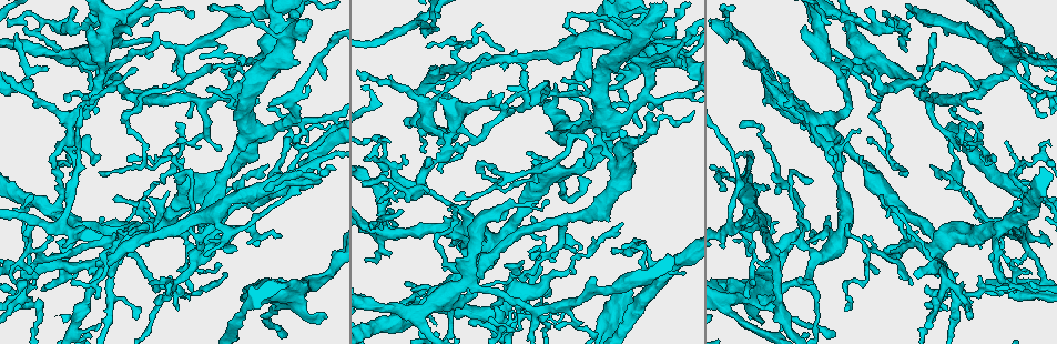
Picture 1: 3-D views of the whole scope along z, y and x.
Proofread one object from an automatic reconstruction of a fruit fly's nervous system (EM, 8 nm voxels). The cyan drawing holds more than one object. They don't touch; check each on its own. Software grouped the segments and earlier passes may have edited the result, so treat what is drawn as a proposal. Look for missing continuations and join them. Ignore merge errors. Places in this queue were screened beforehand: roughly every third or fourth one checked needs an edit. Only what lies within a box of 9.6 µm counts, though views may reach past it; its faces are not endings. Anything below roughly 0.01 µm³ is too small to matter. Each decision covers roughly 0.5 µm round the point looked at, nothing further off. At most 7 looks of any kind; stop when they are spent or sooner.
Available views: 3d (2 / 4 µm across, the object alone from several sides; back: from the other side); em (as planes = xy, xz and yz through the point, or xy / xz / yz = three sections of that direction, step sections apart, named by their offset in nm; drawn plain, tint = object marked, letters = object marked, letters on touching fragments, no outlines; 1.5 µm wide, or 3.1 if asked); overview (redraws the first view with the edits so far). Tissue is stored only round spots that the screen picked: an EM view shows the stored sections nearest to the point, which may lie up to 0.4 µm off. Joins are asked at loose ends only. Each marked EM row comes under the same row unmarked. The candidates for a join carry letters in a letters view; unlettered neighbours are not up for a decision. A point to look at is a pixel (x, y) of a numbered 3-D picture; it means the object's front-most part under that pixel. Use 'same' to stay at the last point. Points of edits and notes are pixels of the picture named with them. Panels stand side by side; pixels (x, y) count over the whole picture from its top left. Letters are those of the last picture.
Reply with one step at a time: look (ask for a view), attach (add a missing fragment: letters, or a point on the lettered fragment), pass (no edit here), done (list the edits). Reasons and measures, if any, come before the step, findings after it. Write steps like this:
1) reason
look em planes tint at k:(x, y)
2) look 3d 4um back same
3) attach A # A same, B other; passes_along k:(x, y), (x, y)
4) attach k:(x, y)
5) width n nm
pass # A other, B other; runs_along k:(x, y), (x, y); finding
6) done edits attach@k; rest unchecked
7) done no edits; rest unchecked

an open end
look 3d 4um at 1:(92, 164)

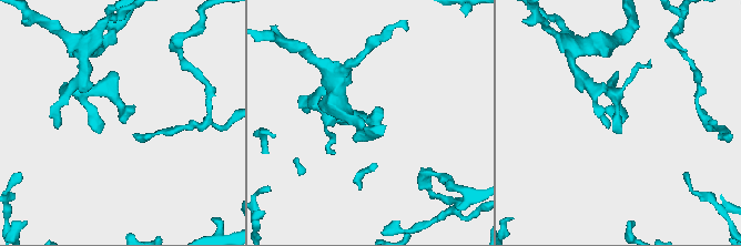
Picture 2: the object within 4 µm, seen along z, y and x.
look em planes tint at 2:(625, 120)

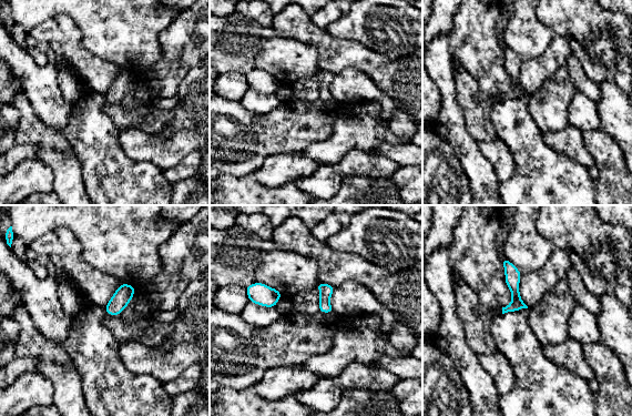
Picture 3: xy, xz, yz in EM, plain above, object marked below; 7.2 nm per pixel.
see the neighbours
look em planes letters same

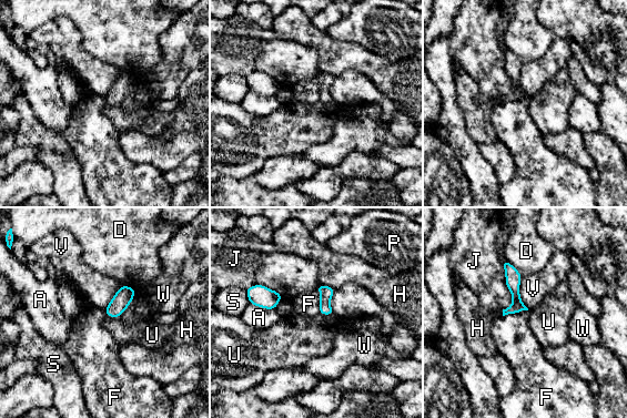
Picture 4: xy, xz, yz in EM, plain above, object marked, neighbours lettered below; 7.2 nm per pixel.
pass # A other, D other, F other, H other, J other, P other, S other, U other, V other, W other; runs_along 4:(506, 265), (515, 304), (505, 312); none of them fits

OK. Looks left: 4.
tapers out
look em xz step 4 tint at 1:(491, 57)

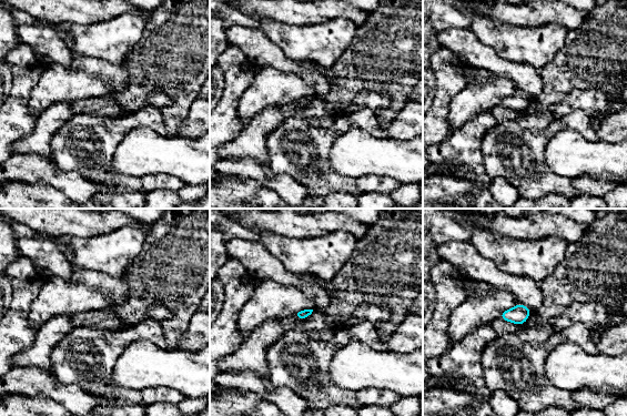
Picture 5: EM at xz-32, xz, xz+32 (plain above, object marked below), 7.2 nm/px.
another direction
look em planes letters same

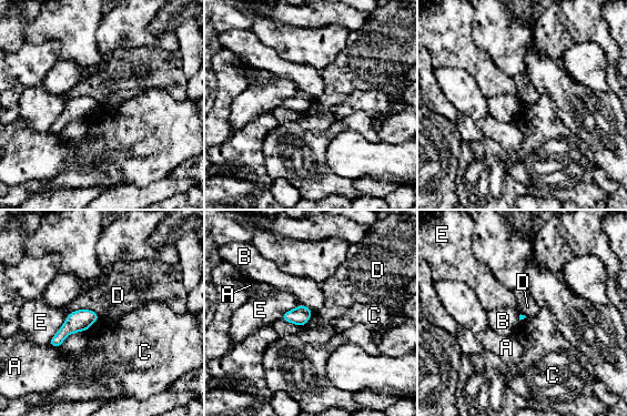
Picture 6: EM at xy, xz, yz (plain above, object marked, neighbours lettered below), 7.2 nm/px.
pass # A other, B other, C other, D other, E other; border 6:(100, 316), (59, 345); none of them fits

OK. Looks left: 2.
thin end
look em planes letters at 1:(530, 255)

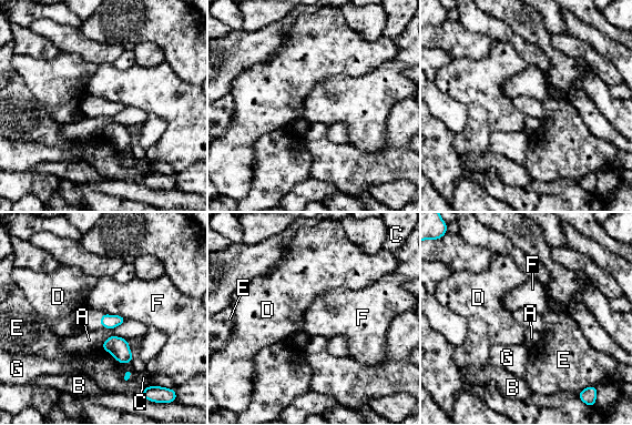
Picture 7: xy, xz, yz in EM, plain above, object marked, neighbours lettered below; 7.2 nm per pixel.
longest_contact E 260 nm
pass # A other, B other, C other, D other, E other, F other, G other; border 7:(104, 312), (121, 315), (125, 320); no lettered fragment goes on from it

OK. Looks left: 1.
done no edits; rest unchecked

